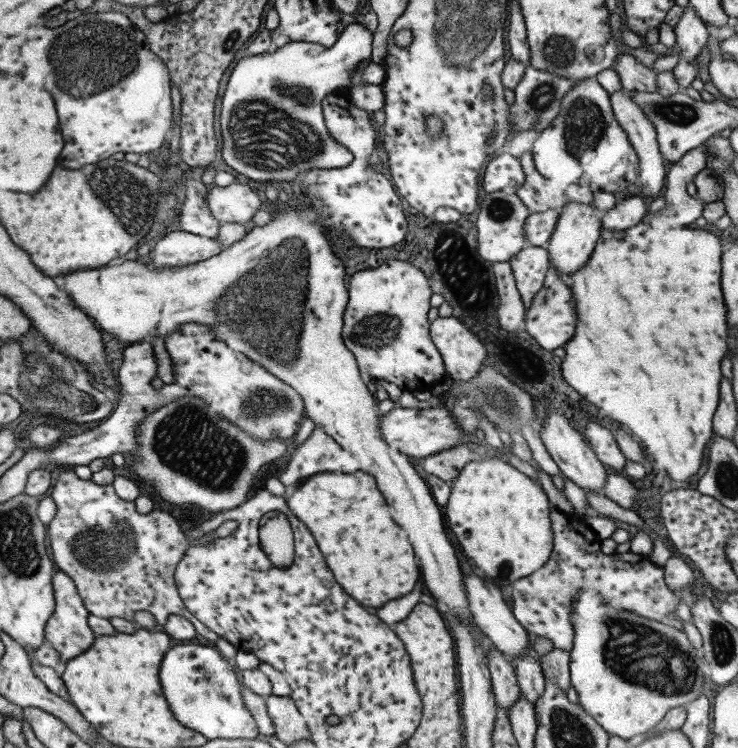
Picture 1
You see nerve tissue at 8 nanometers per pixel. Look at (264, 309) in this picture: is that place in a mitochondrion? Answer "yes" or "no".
yes

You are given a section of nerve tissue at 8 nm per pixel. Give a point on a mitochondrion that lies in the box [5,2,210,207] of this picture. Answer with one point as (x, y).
(100, 53)

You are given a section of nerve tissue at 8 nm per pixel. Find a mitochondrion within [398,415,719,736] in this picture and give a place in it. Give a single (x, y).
(631, 656)

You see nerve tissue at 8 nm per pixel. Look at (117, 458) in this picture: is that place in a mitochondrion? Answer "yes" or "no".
no

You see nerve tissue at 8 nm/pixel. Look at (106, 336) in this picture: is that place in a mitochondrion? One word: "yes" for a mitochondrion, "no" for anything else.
no

